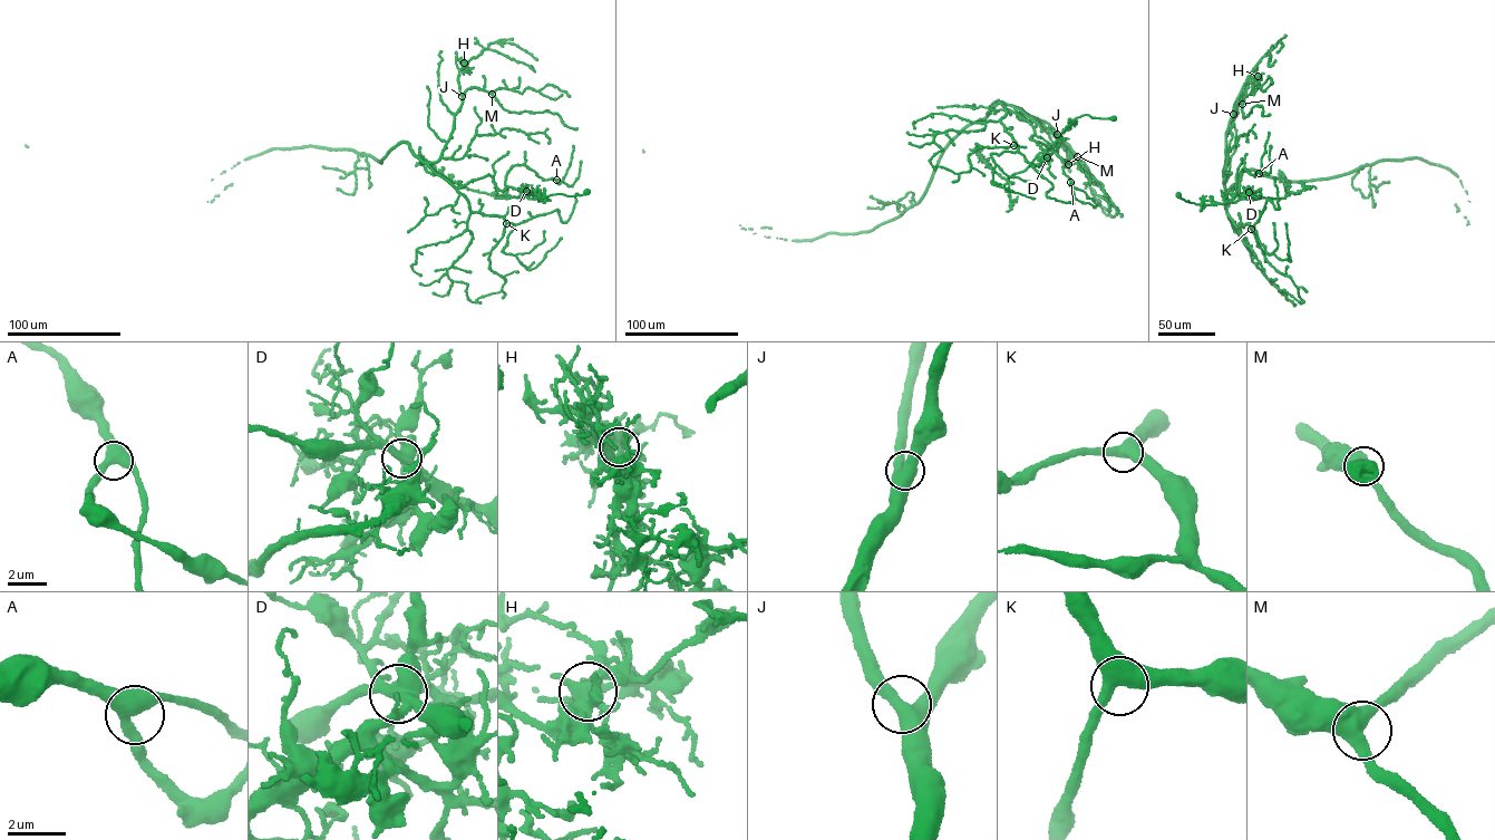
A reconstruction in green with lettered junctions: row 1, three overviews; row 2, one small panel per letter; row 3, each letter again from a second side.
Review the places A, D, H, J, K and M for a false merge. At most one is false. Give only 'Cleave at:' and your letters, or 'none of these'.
Cleave at: D

